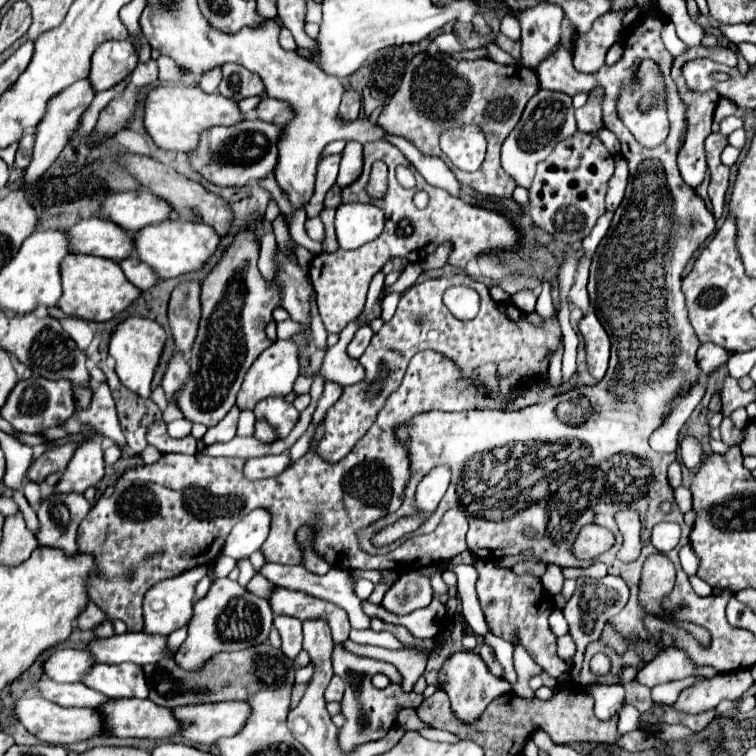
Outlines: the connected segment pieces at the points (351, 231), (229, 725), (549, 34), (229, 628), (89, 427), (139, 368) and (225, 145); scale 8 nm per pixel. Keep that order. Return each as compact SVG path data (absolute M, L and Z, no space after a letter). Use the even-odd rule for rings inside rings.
M343 203L337 207L335 231L337 241L343 249L357 249L383 231L385 213L375 205L365 203Z
M225 701L177 707L173 711L185 725L185 739L189 739L191 743L211 745L221 737L237 735L237 731L245 727L251 707L245 701Z
M539 3L537 7L519 11L521 21L521 65L537 69L545 59L549 49L559 43L559 25L563 19L563 9L551 3Z
M217 579L213 581L209 593L199 599L193 607L193 619L189 621L189 635L179 647L175 661L187 669L199 669L217 651L241 651L259 645L267 639L273 625L273 611L269 601L249 593L237 581Z
M105 381L93 389L93 401L89 407L85 407L85 411L73 413L65 423L61 423L61 427L69 437L79 437L79 431L101 431L101 435L125 445L125 435L117 421L115 401Z
M129 317L123 323L119 323L111 335L109 355L115 359L115 373L119 375L121 383L139 397L149 397L152 392L153 375L159 367L165 341L165 329L157 321L147 317Z
M245 119L233 127L211 127L201 135L199 147L191 153L189 163L207 181L219 187L239 187L249 181L259 181L269 177L277 167L279 159L277 143L281 133L283 133L281 127L265 123L261 119L255 121Z

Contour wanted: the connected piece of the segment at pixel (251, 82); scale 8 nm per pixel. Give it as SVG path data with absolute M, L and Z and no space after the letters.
M225 63L225 65L221 65L221 71L223 71L223 79L219 83L221 95L225 95L233 101L241 101L241 99L265 93L261 77L247 71L245 67L241 67L237 63Z

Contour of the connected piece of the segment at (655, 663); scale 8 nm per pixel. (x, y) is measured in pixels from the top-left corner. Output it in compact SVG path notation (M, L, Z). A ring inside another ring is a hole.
M669 647L639 671L639 683L647 687L655 687L659 683L667 683L675 679L685 679L685 677L713 679L715 675L717 671L713 667L697 667L693 661L687 659L685 651L677 647Z

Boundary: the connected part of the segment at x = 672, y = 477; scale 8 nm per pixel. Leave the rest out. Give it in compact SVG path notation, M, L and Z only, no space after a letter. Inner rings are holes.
M673 461L673 463L669 465L667 475L669 475L669 483L671 483L671 487L677 489L677 487L681 485L681 465L679 465L679 461Z

